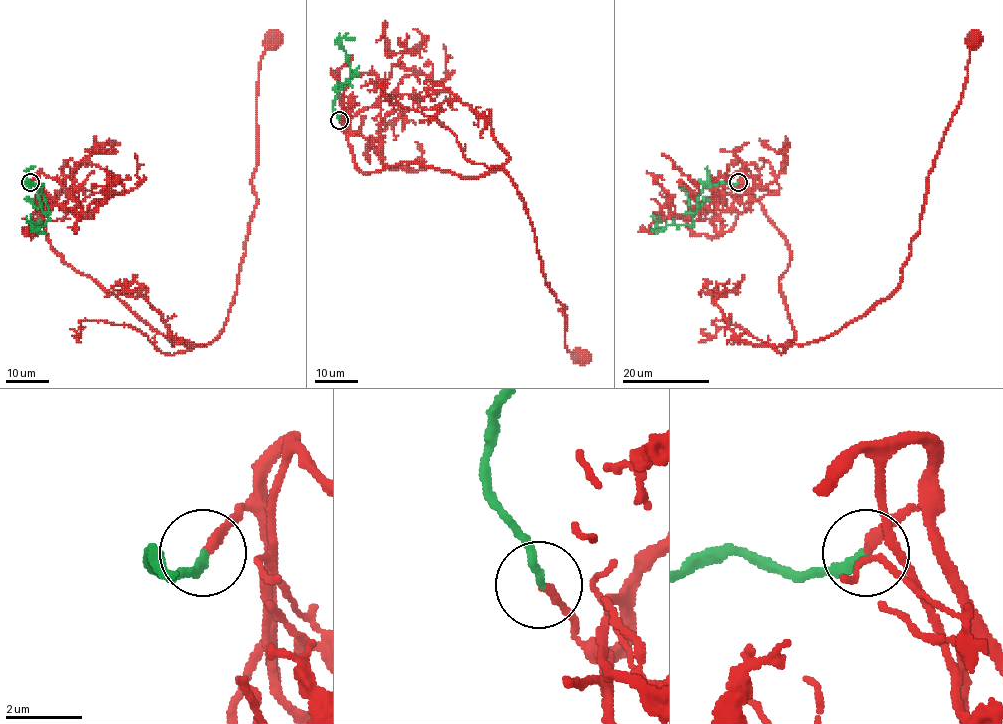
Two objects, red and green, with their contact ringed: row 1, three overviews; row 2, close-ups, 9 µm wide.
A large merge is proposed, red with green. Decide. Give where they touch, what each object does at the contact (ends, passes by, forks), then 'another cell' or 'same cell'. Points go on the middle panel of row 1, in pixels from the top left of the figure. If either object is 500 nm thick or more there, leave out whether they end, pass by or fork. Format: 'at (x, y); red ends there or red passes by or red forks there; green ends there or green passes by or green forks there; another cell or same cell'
at (339, 120); red ends there; green ends there; same cell

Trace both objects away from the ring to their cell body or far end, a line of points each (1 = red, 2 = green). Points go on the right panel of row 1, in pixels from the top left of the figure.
1: (738, 182), (746, 179), (790, 248), (779, 278), (794, 331), (787, 343), (839, 331), (900, 281), (975, 42)
2: (738, 182), (703, 185), (692, 225), (671, 224), (657, 229), (655, 231), (658, 234)

